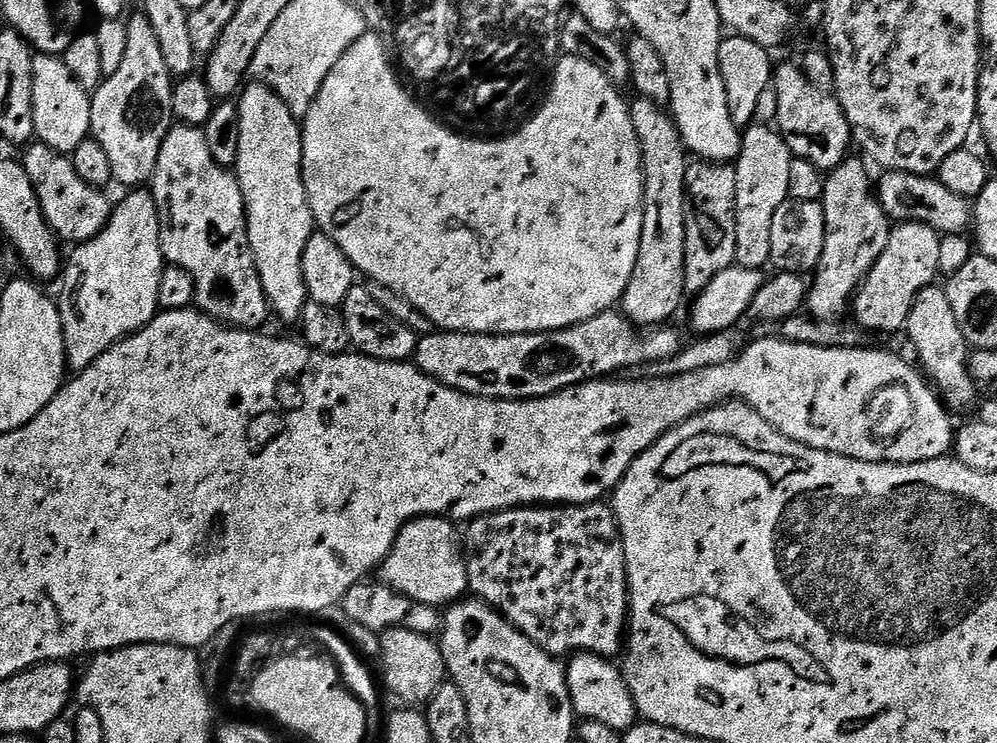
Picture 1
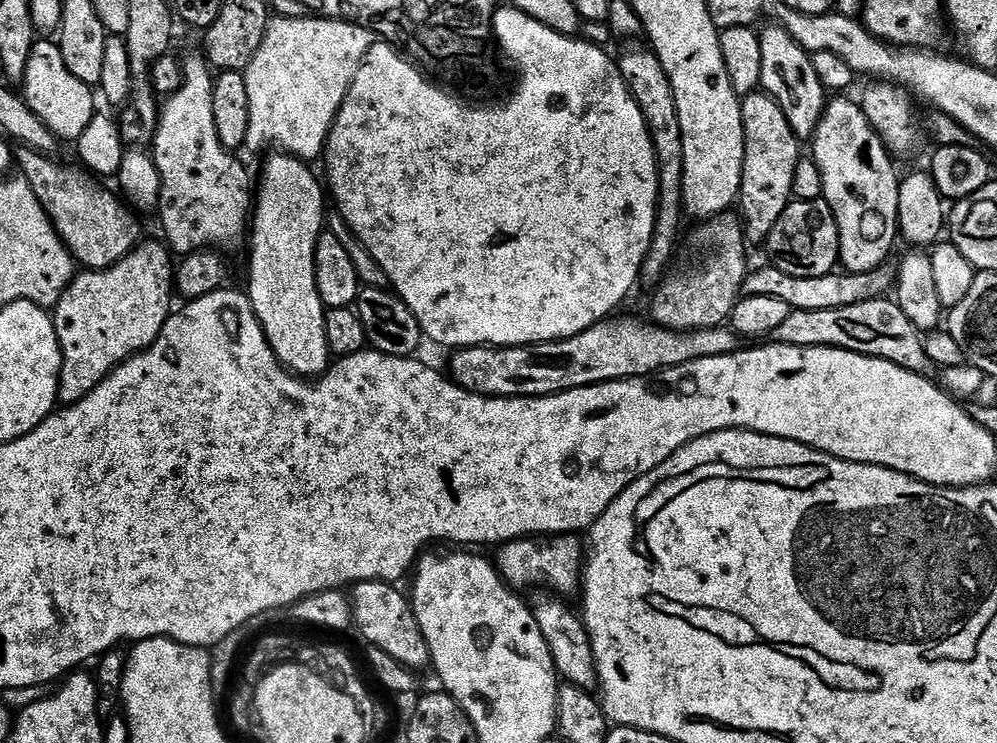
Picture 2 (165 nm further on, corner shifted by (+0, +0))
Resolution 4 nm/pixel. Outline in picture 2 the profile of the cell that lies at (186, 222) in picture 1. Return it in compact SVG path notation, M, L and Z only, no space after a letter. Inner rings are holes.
M198 54L185 59L183 65L184 85L163 101L150 148L161 174L158 215L164 227L163 239L176 254L198 253L201 249L225 250L243 236L245 239L249 231L254 180L218 136L218 126L214 124L216 82L207 59Z

